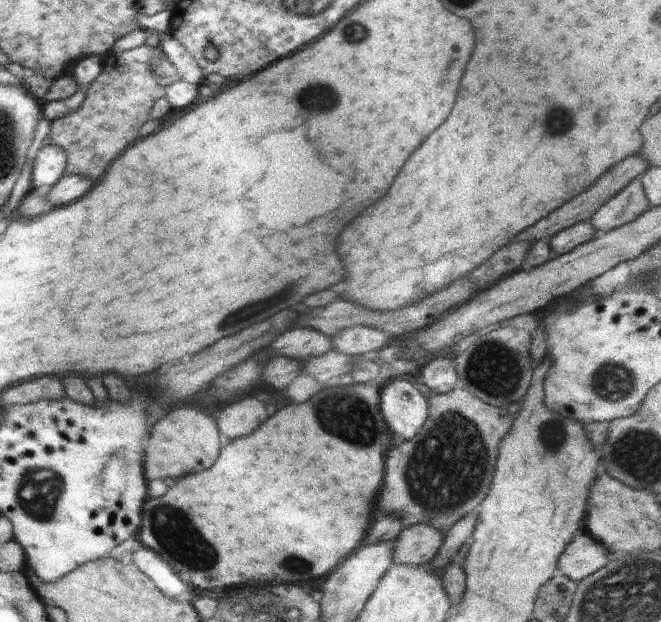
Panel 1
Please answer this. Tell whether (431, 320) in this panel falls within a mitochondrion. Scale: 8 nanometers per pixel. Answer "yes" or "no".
no

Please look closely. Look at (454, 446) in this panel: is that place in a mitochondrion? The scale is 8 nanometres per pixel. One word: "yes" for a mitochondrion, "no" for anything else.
yes

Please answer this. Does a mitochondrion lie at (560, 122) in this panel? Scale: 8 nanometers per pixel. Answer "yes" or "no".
yes

